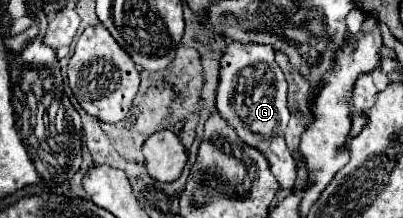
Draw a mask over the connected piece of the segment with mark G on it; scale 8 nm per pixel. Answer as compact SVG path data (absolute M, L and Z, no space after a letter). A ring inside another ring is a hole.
M229 42L219 66L215 102L217 110L225 116L225 120L229 120L229 124L233 124L241 140L245 140L245 144L253 144L267 156L271 172L279 180L281 188L291 190L295 184L297 166L285 144L285 128L289 122L287 82L275 62L273 48L269 48L269 44L255 42Z

